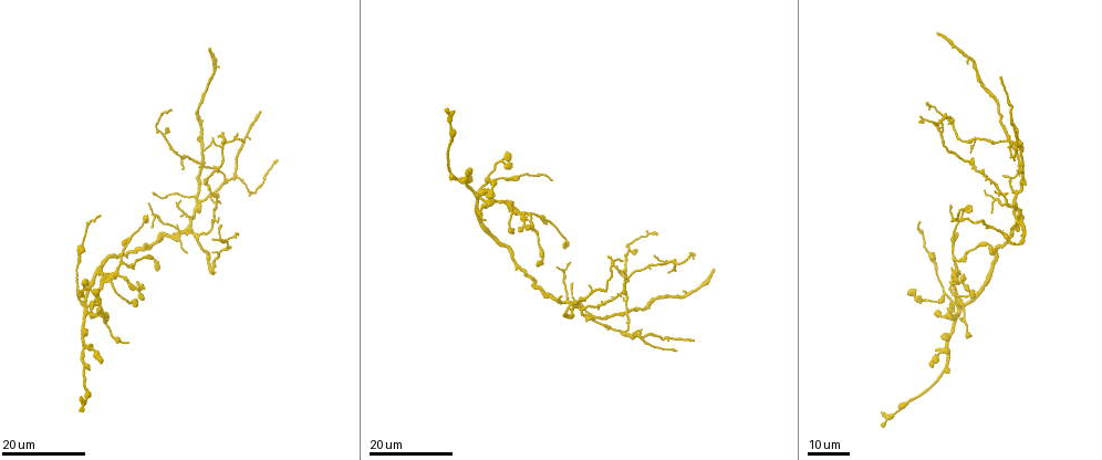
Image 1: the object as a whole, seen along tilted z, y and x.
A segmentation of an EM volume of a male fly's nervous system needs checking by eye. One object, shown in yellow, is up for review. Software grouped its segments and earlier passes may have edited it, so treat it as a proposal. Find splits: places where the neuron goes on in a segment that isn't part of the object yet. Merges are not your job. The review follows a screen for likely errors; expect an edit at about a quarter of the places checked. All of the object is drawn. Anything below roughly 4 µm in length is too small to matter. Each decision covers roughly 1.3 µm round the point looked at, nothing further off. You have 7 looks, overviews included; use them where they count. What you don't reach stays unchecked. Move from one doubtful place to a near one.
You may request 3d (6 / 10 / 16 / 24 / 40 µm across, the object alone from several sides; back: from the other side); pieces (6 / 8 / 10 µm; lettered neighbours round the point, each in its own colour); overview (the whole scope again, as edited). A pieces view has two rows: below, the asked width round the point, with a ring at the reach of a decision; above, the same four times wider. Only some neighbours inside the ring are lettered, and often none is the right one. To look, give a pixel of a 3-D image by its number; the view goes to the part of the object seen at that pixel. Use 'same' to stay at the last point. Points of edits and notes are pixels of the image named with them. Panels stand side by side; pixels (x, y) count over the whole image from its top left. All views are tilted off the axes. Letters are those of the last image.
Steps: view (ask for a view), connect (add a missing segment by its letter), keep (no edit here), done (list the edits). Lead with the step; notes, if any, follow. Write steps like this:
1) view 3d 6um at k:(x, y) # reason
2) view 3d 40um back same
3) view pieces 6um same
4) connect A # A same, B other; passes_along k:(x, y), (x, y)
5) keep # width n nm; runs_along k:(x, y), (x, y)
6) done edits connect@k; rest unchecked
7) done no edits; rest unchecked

view 3d 24um at 1:(260, 112) # long arm stops here

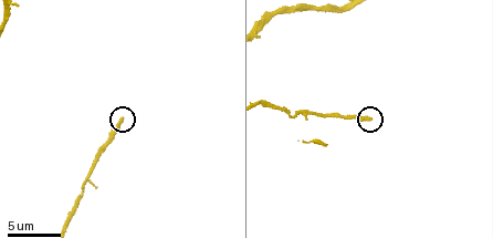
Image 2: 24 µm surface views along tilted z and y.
view 3d 10um at 2:(368, 118)

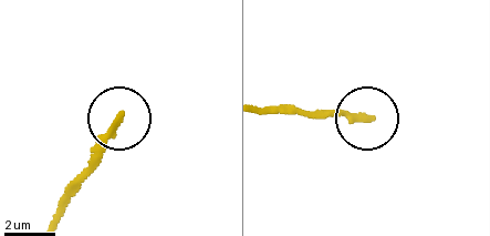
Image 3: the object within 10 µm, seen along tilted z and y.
view pieces 10um at 3:(118, 116) # what lies round it

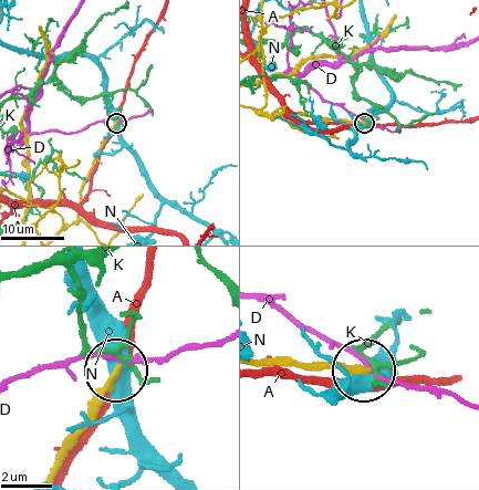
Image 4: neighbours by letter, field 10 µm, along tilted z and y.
keep # width 230 nm; A other, D other, K other, N other; runs_along 4:(50, 473), (114, 369); no lettered segment goes on from it

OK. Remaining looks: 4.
view 3d 24um at 1:(208, 50) # free end

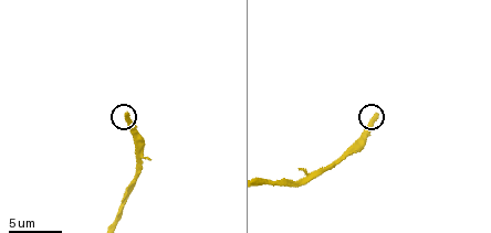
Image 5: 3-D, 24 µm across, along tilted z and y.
view pieces 6um at 5:(377, 117)

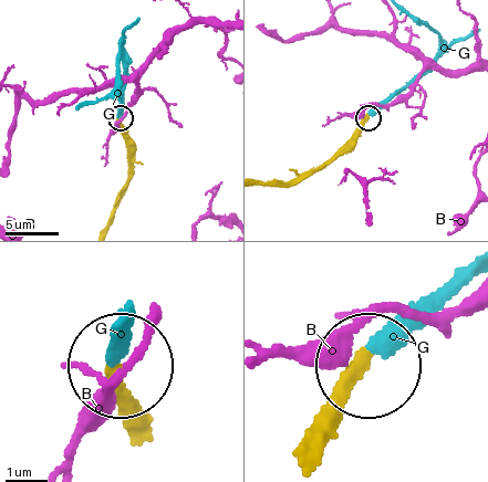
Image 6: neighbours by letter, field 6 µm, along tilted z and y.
connect G # B other, G same; passes_along 6:(349, 139), (438, 48), (436, 33), (408, 14); the neuron continues

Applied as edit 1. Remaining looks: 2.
done edits connect@6; rest unchecked

